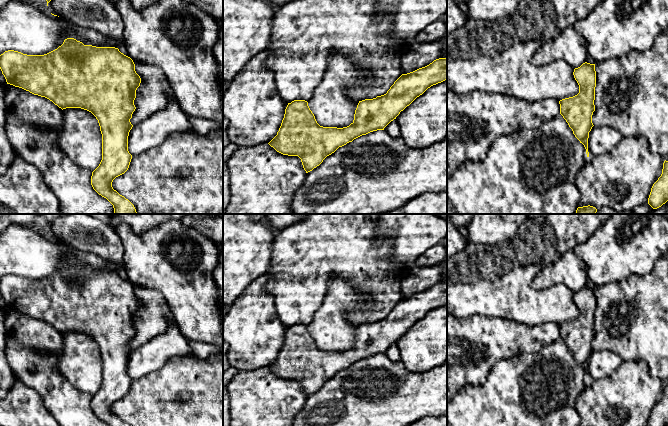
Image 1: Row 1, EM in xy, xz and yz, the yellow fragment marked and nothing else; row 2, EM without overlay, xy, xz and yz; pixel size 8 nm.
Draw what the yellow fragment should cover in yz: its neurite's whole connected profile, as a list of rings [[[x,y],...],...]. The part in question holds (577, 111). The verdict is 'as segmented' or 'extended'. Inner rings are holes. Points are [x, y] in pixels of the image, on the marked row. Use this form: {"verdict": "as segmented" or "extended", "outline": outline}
{"verdict": "as segmented", "outline": [[[583,63],[574,69],[573,75],[579,85],[579,93],[559,101],[560,114],[572,129],[575,137],[584,145],[587,157],[589,157],[588,138],[594,126],[592,115],[595,111],[595,64]]]}

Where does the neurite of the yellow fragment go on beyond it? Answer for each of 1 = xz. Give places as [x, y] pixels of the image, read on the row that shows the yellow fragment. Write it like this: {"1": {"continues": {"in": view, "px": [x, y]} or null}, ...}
{"1": {"continues": null}}

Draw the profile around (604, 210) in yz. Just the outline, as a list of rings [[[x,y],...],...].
[[[605,206],[600,208],[596,214],[634,214],[633,210],[630,211],[616,211],[611,207]]]

